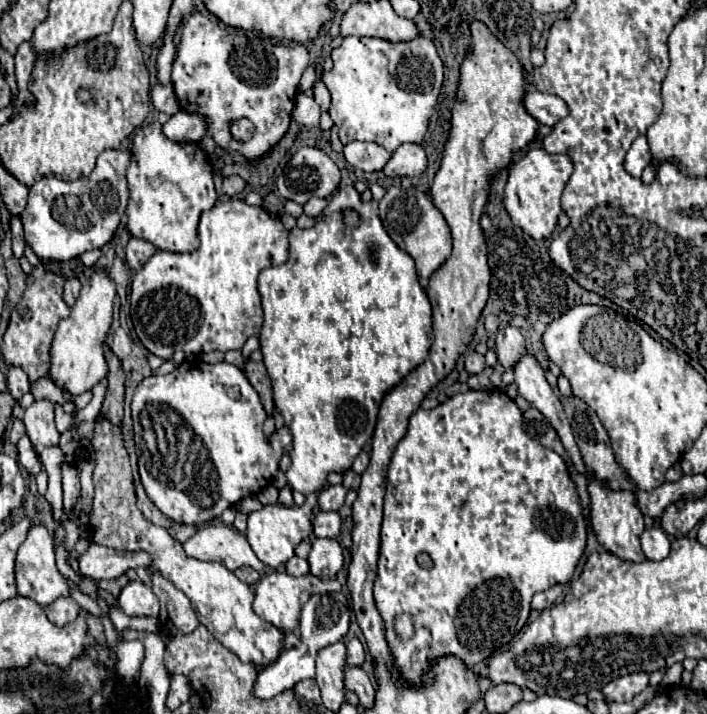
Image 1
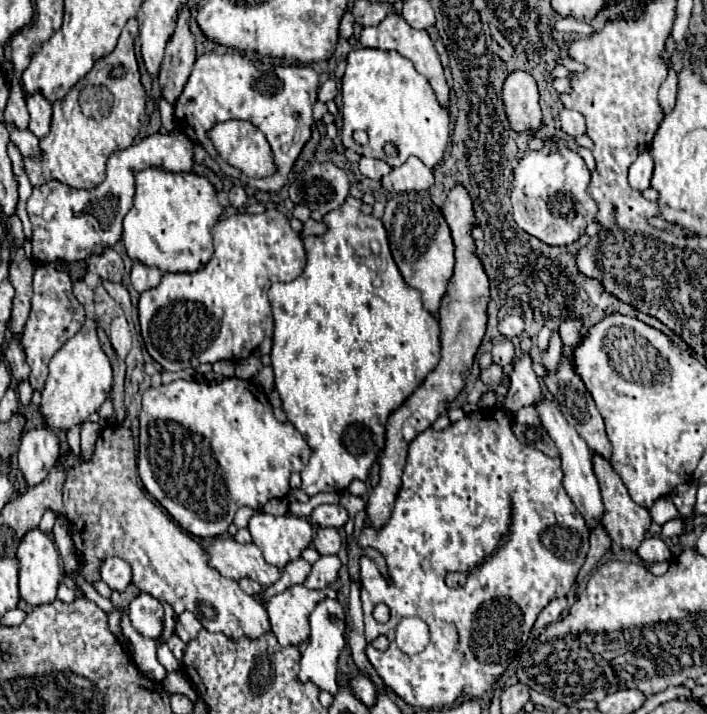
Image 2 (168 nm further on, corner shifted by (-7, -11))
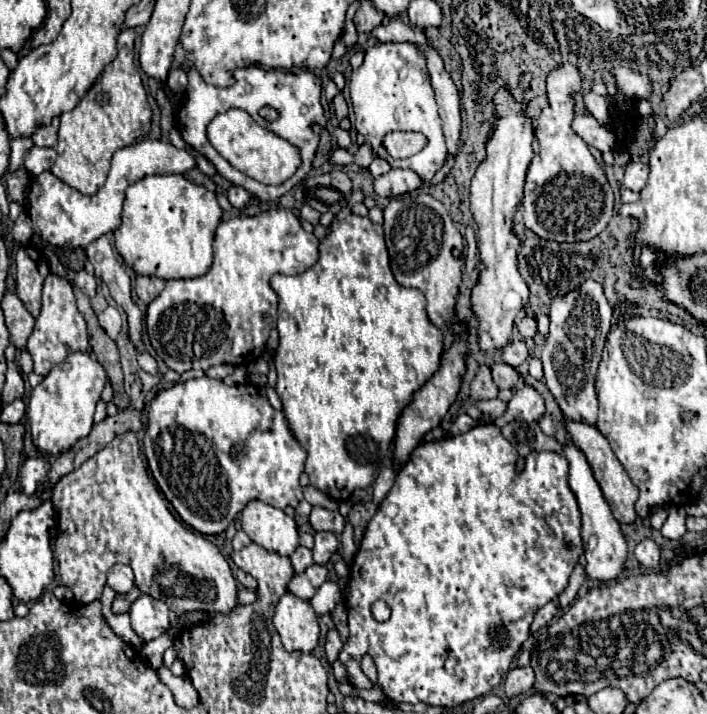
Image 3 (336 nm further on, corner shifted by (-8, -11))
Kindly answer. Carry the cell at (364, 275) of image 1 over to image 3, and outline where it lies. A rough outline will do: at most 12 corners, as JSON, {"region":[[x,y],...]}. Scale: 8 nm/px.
{"region":[[343,208],[279,296],[277,394],[333,500],[439,370],[425,296]]}

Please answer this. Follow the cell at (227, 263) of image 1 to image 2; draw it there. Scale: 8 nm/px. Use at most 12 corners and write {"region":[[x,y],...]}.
{"region":[[278,210],[234,214],[214,256],[140,294],[170,372],[248,358],[268,290],[306,252]]}

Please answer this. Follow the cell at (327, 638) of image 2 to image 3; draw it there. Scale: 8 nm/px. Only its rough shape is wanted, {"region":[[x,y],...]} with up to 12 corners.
{"region":[[327,580],[313,596],[317,614],[331,614],[341,602],[341,586]]}

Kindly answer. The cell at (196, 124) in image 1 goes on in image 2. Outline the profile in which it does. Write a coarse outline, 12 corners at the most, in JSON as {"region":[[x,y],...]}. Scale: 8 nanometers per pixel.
{"region":[[158,132],[112,152],[106,180],[56,180],[26,206],[34,260],[76,262],[112,248],[136,172],[190,172],[196,144]]}

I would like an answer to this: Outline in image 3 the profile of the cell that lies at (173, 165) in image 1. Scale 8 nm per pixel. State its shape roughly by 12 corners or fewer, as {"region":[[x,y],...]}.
{"region":[[179,174],[125,190],[115,248],[135,274],[213,264],[217,196]]}

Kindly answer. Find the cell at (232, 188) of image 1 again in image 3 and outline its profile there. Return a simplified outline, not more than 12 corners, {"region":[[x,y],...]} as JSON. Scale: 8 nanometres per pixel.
{"region":[[241,186],[227,190],[231,206],[243,208],[249,192]]}

